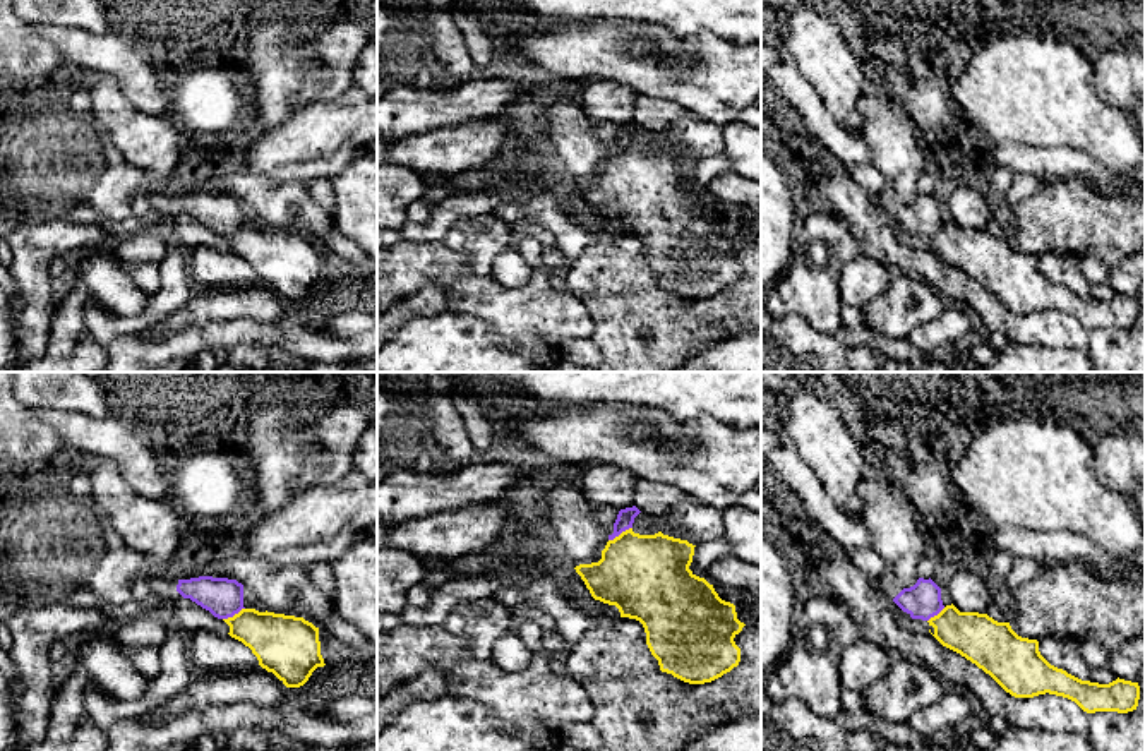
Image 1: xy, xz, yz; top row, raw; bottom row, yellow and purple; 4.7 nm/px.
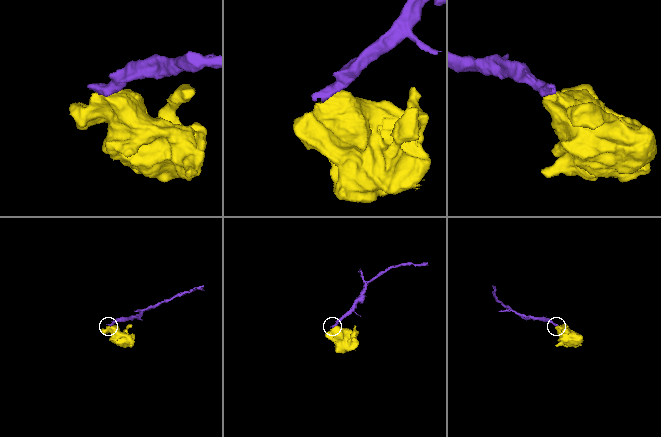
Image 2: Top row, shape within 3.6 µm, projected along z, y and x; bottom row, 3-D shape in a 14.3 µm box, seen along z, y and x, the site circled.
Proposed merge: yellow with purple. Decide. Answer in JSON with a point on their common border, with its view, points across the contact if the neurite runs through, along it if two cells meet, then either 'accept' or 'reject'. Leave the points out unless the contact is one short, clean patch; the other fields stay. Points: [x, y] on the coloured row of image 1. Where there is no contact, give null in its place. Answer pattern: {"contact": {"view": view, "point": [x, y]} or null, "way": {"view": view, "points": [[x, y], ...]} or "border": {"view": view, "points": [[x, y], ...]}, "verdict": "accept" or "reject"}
{"contact": {"view": "xz", "point": [621, 534]}, "border": {"view": "xz", "points": [[631, 527], [609, 540]]}, "verdict": "reject"}

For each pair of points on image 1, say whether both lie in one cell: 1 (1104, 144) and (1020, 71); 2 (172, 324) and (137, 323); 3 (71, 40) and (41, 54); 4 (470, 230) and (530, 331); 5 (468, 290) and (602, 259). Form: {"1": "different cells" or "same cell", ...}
{"1": "same cell", "2": "different cells", "3": "different cells", "4": "same cell", "5": "different cells"}

